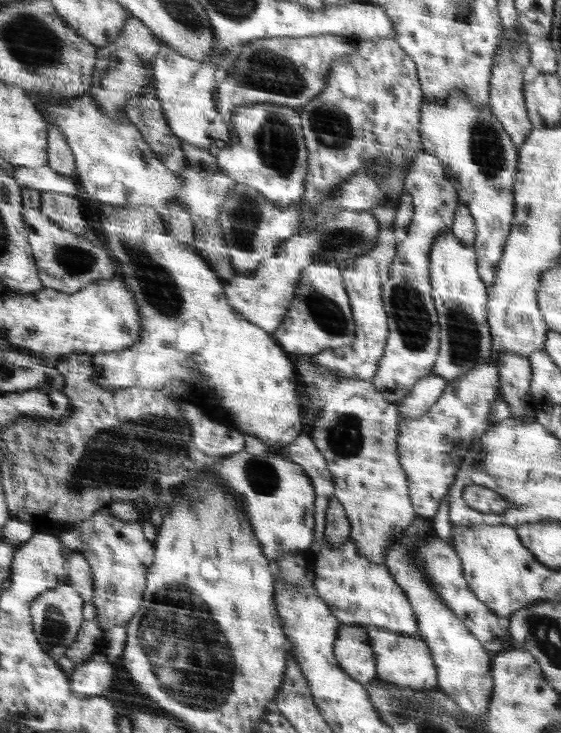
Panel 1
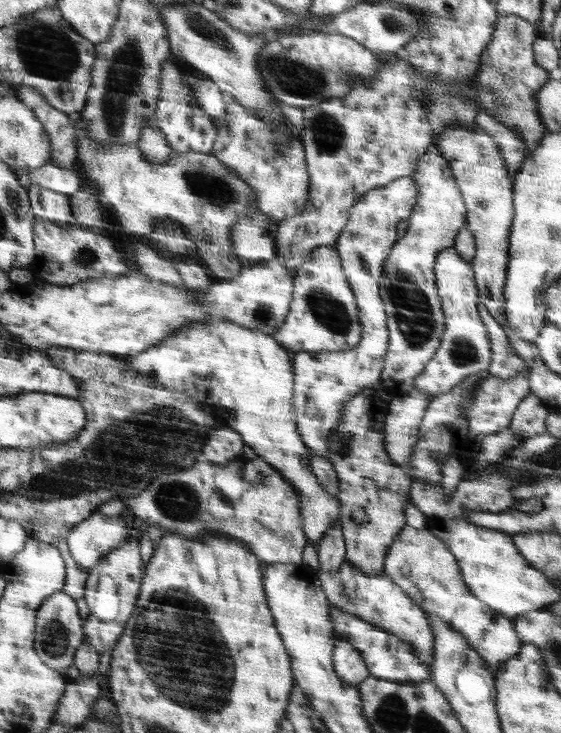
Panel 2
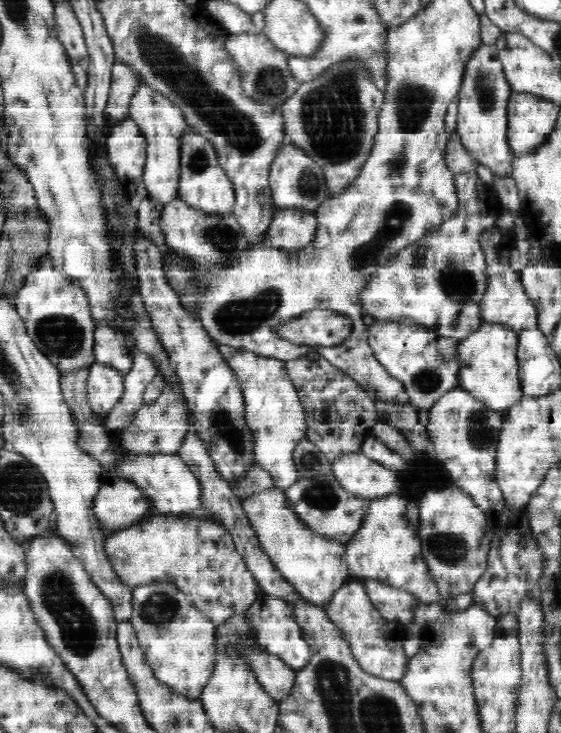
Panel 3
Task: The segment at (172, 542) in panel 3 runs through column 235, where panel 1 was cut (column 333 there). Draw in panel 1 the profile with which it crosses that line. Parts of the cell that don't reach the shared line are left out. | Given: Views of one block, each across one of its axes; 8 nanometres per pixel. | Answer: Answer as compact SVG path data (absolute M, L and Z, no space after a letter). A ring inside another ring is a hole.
M324 537L324 542L320 546L320 552L313 558L316 569L314 570L314 586L321 595L321 598L329 606L329 610L337 617L343 625L360 624L365 626L376 626L378 628L388 629L406 635L416 635L420 637L418 630L418 620L414 618L414 610L405 592L397 584L397 580L390 574L389 567L385 564L376 564L369 558L358 553L357 542L353 542L350 537L345 540L339 548L331 546Z

